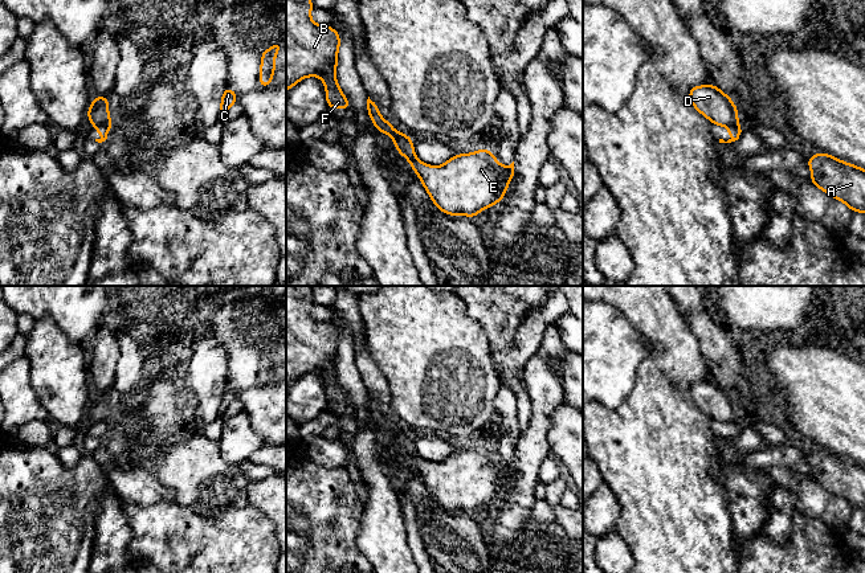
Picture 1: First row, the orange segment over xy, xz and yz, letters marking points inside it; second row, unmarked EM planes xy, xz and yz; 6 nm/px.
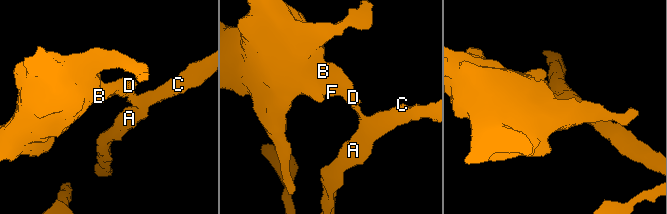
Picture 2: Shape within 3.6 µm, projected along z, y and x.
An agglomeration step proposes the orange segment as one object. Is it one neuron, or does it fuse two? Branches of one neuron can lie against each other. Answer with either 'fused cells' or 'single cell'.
fused cells

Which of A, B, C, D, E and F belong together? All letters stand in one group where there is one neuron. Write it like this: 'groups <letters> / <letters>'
groups A C E / B D F

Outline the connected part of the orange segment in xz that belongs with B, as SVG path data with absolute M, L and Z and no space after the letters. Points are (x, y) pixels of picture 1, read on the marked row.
M286 0L286 91L301 79L315 75L325 83L329 109L351 109L335 77L340 36L330 25L315 24L310 19L313 9L311 0Z

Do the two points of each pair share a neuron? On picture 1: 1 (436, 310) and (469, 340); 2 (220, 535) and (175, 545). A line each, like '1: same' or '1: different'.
1: same
2: same

